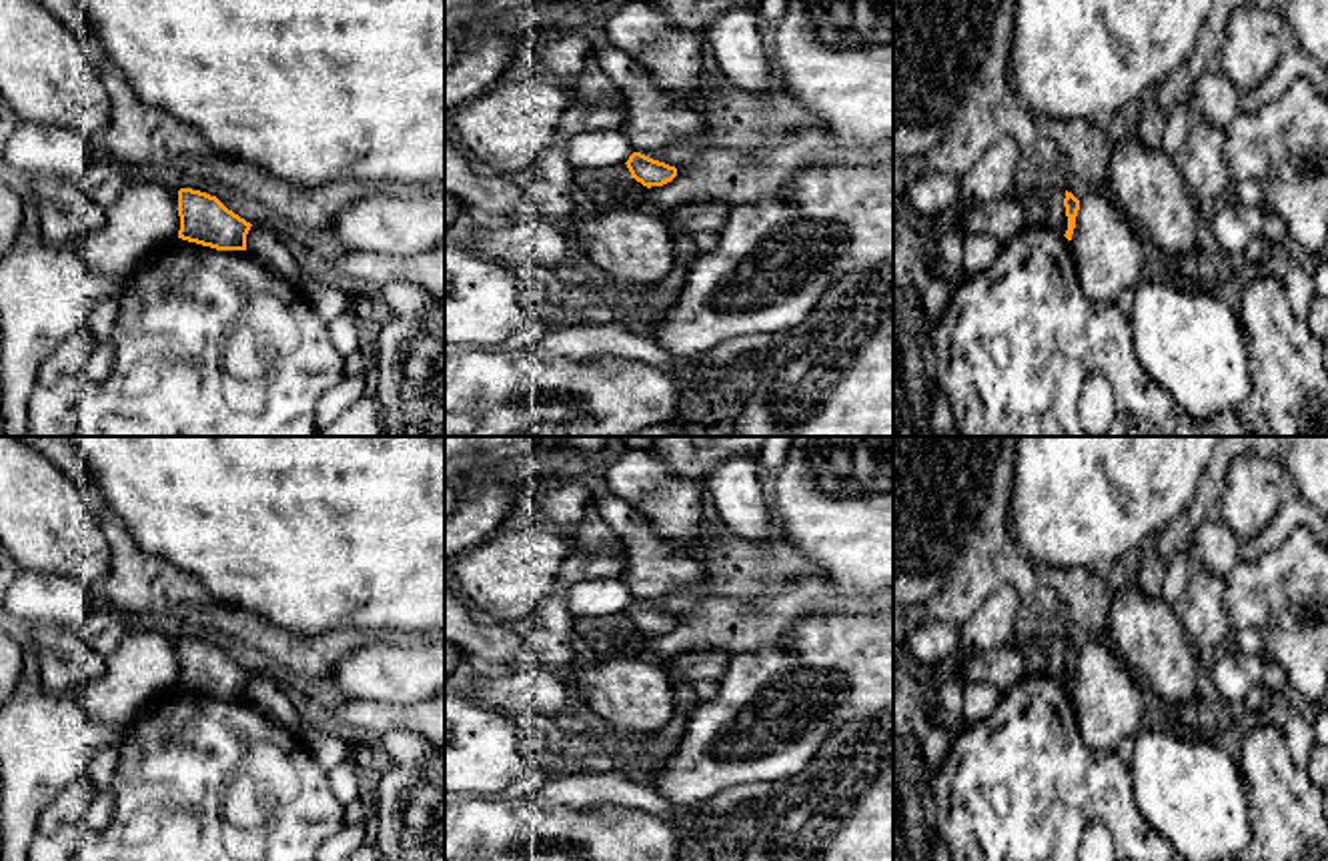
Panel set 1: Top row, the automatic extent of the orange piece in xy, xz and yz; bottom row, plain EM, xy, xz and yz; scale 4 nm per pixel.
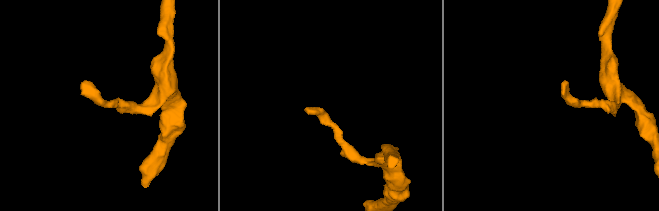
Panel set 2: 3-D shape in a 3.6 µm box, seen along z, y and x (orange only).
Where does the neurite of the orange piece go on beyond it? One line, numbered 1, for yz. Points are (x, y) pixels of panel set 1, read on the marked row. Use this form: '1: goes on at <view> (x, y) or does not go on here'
1: does not go on here

